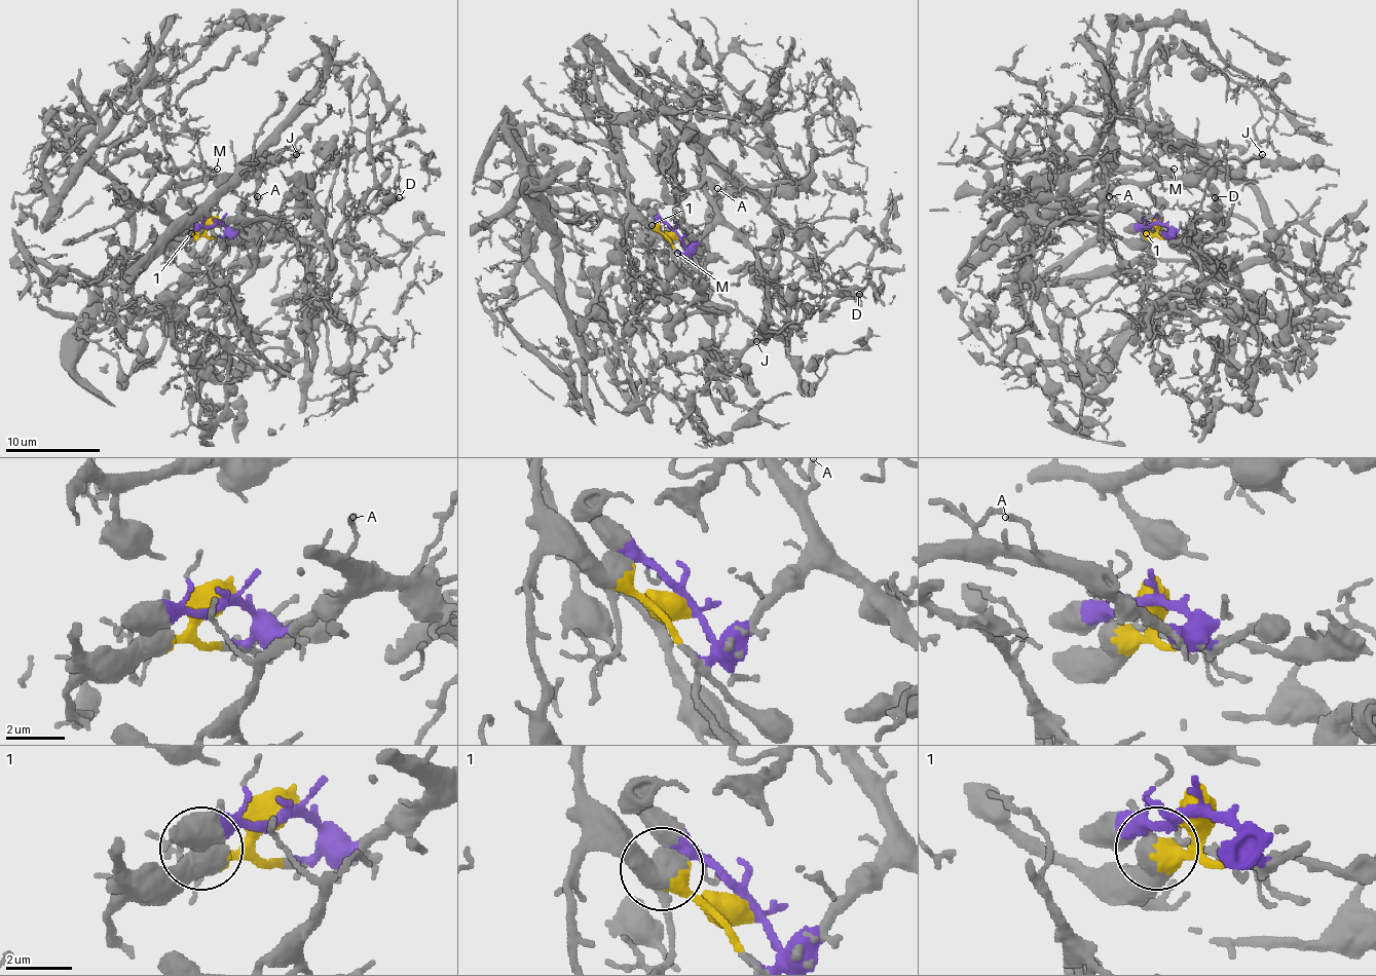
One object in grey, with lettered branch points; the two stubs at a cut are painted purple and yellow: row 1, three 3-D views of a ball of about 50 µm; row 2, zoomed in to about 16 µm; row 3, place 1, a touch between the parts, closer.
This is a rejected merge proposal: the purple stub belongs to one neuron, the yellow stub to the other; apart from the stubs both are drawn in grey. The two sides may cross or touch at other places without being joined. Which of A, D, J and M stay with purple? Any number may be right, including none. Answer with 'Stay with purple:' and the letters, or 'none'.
Stay with purple: A, D

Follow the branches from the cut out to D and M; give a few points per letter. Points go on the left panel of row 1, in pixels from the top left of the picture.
D: (216, 224), (245, 231), (256, 219), (266, 219), (288, 226), (306, 242), (326, 246), (337, 242), (399, 197)
M: (216, 224), (199, 233), (171, 240), (169, 217), (159, 202), (171, 183), (192, 183), (209, 166), (216, 170)

